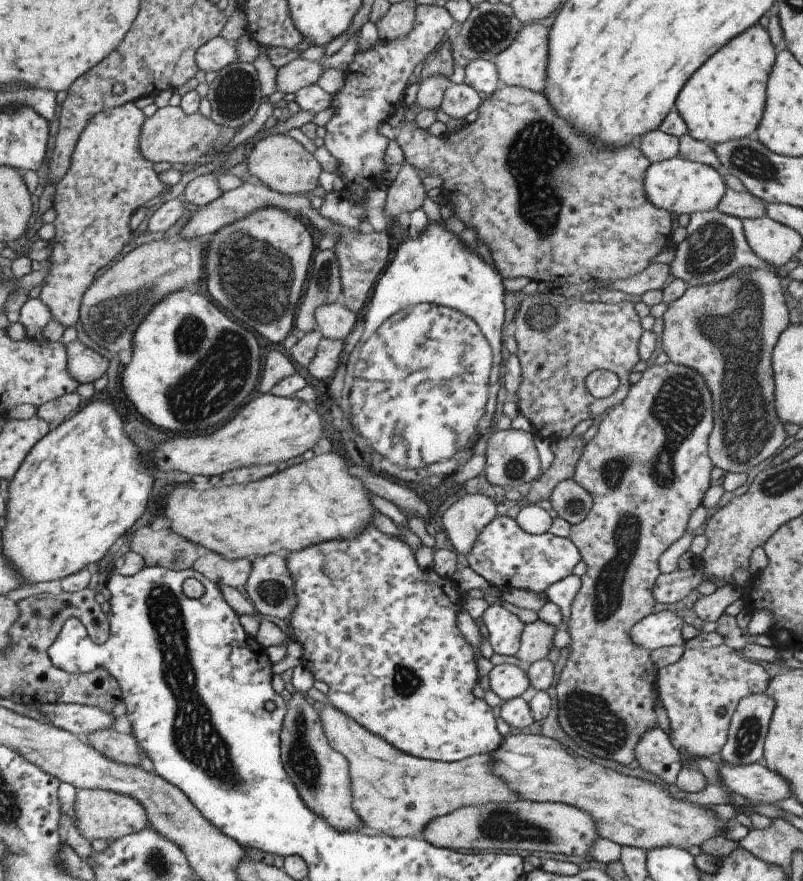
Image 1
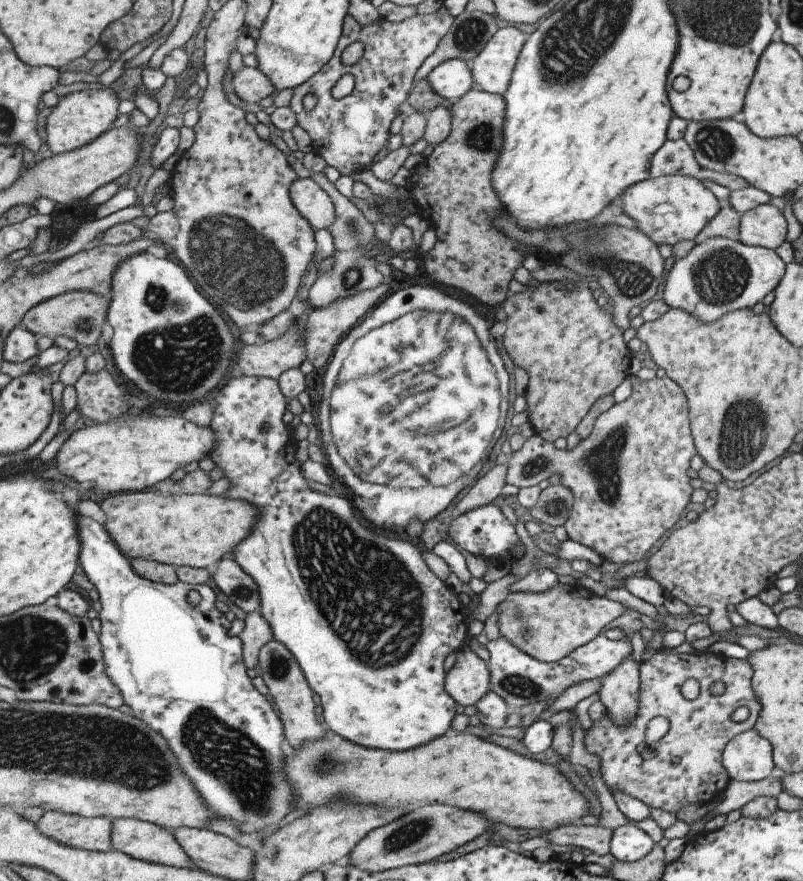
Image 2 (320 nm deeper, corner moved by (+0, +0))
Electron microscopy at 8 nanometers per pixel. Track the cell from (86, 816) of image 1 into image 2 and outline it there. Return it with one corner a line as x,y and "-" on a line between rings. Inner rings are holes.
45,811
37,822
37,832
59,844
86,851
110,850
110,819
80,817
57,811

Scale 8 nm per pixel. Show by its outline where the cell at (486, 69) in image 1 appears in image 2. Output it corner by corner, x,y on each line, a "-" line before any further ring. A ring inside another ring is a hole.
449,59
434,66
425,76
430,90
444,99
455,101
471,88
469,63

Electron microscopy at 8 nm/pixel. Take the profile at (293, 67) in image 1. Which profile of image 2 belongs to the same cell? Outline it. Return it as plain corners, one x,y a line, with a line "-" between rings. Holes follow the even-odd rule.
255,67
239,68
232,74
230,82
235,96
245,104
255,104
267,95
275,95
270,82

